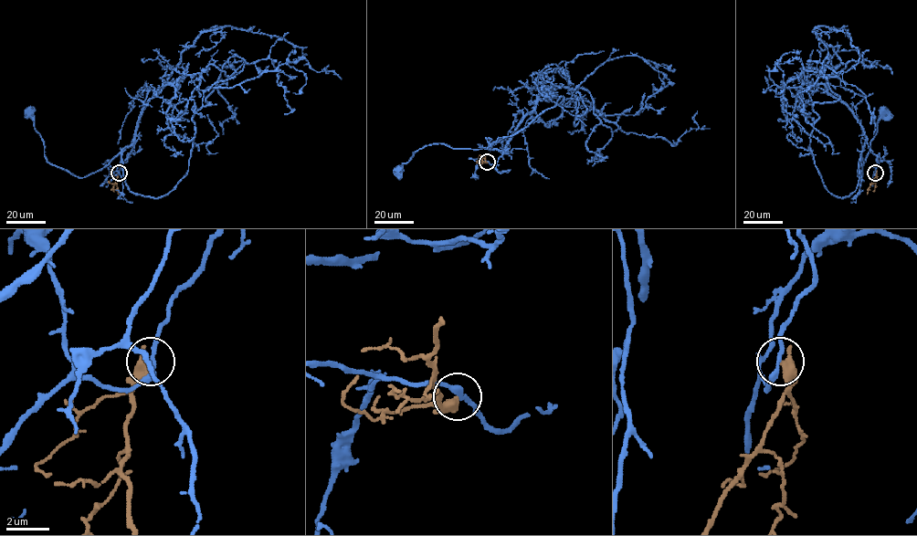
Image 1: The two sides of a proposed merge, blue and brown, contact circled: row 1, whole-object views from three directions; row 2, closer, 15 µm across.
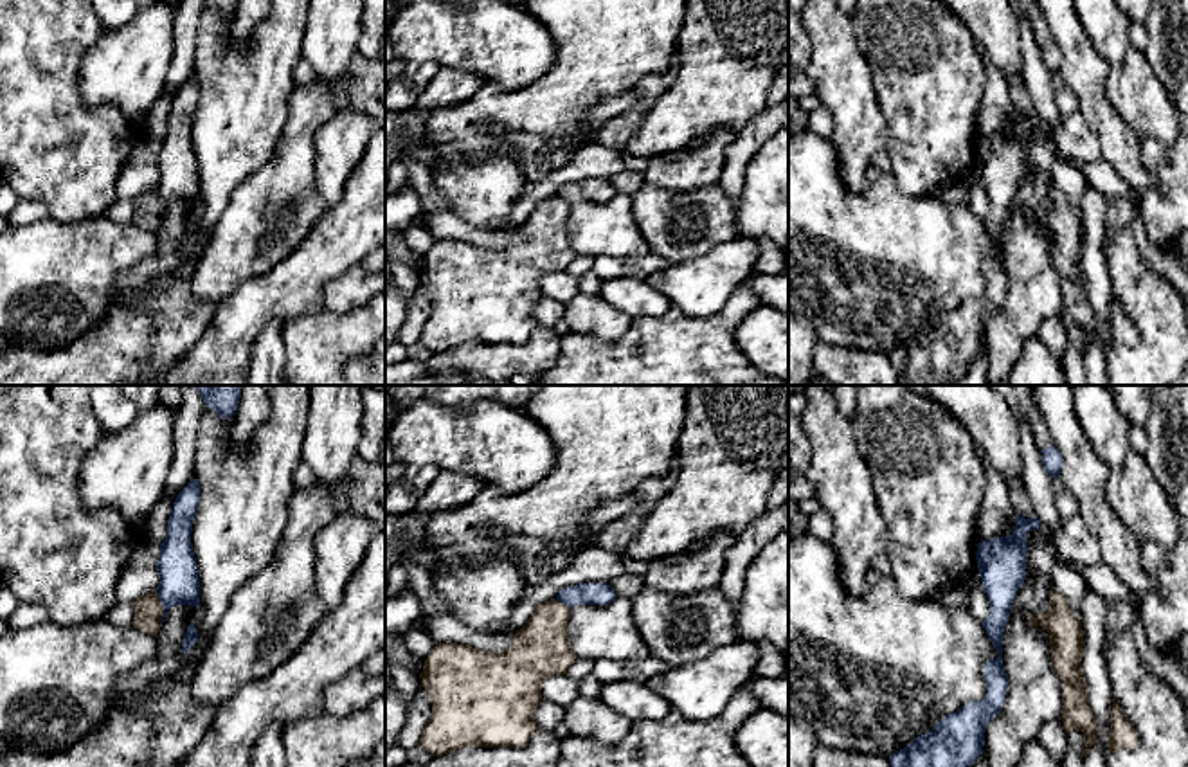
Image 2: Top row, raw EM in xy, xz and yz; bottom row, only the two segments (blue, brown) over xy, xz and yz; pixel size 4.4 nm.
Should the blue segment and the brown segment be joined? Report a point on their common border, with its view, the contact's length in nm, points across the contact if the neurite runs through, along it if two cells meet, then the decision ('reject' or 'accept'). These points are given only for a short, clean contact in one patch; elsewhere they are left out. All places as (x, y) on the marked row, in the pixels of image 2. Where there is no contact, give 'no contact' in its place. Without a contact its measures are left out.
contact xy (162, 605); length 150 nm; border xy (155, 591), (162, 607), (161, 623); reject

